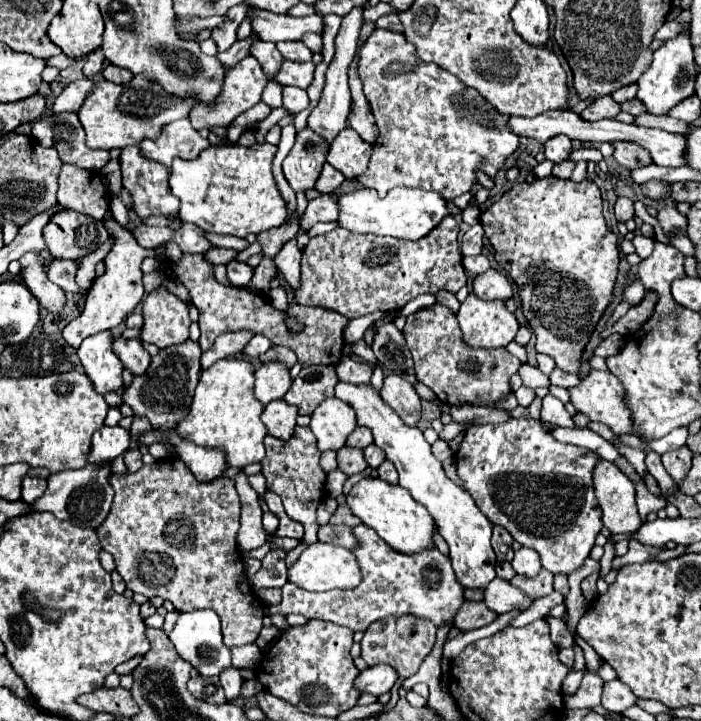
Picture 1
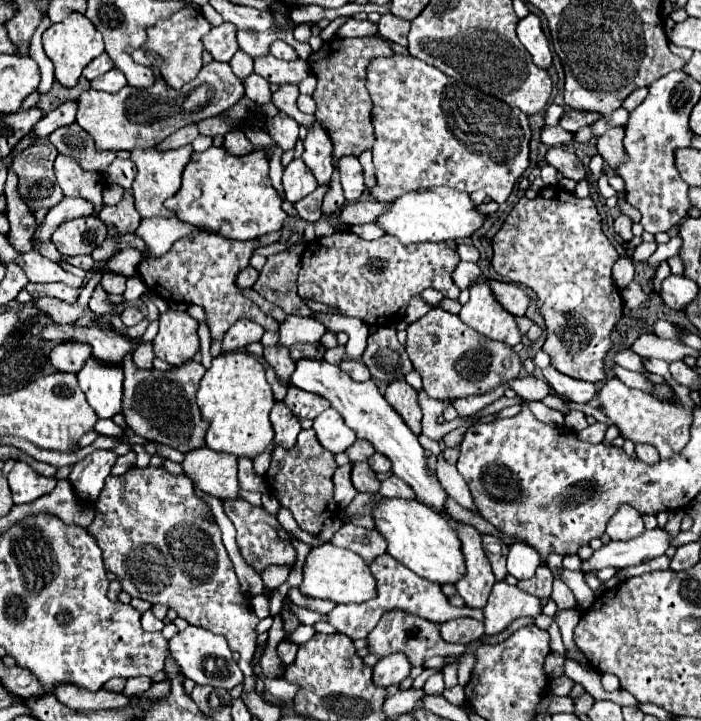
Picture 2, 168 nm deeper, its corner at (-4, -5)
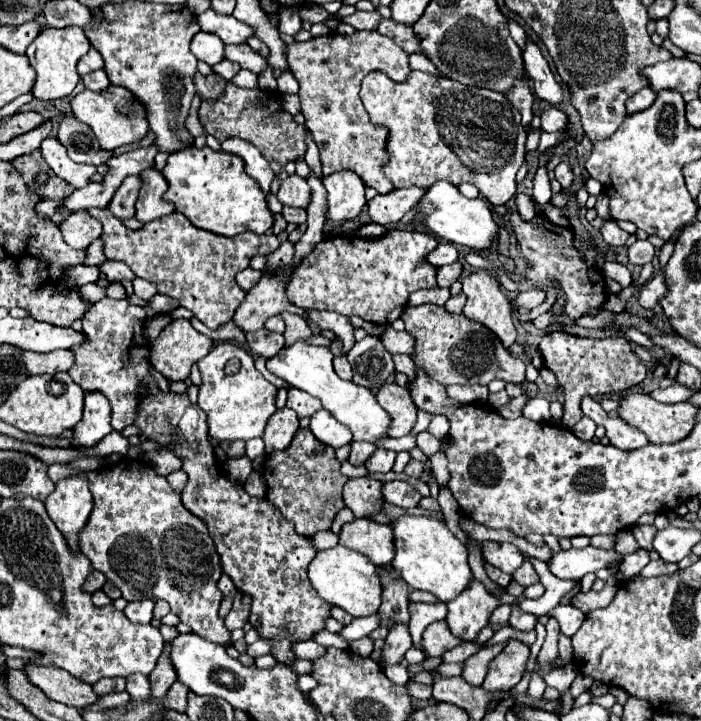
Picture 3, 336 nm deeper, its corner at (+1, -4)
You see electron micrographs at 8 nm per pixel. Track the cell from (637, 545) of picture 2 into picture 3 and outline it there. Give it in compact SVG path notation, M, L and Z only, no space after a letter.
M570 548L554 554L548 560L548 570L560 580L580 580L588 572L596 572L614 562L620 554L616 550L600 550L600 548Z

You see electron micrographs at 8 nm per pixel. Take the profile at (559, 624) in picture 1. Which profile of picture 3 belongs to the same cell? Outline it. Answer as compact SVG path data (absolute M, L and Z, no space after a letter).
M388 568L386 572L382 572L380 576L382 580L382 606L378 610L380 618L382 618L382 626L390 628L396 622L408 622L410 614L408 614L408 594L410 588L408 584L404 584L404 580L400 580L400 574L394 568Z

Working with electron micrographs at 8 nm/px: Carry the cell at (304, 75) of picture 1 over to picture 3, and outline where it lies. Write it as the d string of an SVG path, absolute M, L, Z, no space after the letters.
M234 44L224 48L224 58L230 62L240 64L246 70L252 70L254 74L260 74L266 68L266 60L256 54L248 44Z

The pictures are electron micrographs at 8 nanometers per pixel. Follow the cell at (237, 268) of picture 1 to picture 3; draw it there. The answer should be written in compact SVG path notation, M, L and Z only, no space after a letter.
M246 268L246 270L242 270L242 272L236 274L236 282L238 282L238 286L240 286L242 290L248 292L248 290L260 280L260 276L262 276L262 272L252 270L252 268Z

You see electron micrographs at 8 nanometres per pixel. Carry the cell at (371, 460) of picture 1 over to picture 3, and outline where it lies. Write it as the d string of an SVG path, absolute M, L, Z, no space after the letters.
M376 450L368 460L366 460L366 468L370 474L378 474L378 472L390 472L396 460L396 452L392 450Z

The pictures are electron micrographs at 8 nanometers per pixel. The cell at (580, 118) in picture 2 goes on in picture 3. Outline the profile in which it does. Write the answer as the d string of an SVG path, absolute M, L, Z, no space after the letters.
M546 108L546 110L542 110L540 112L540 120L542 120L540 128L544 132L560 132L568 124L568 116L564 112L560 112L558 108Z

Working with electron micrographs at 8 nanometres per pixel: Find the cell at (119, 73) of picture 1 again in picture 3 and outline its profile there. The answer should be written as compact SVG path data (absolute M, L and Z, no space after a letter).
M96 70L96 72L90 72L88 76L82 76L82 82L88 90L94 90L94 92L104 92L110 86L104 70Z

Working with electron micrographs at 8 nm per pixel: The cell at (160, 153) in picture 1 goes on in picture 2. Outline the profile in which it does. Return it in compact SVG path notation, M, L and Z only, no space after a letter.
M183 145L181 149L169 149L169 151L159 151L159 149L133 149L131 151L131 161L137 165L139 173L133 181L133 197L135 197L135 209L143 219L149 217L171 217L173 213L165 207L165 199L175 195L181 187L181 173L185 165L193 157L193 147Z

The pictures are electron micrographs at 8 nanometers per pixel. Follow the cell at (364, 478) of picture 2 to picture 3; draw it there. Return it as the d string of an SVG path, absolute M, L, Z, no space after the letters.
M352 478L344 486L344 504L356 518L368 518L380 504L384 504L382 482L374 478Z

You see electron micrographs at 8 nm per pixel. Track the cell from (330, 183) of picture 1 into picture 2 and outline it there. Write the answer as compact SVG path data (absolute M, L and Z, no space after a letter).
M319 185L313 193L303 197L301 201L297 201L295 207L297 207L299 217L303 217L307 221L317 221L321 217L321 201L327 191L329 191L329 185Z

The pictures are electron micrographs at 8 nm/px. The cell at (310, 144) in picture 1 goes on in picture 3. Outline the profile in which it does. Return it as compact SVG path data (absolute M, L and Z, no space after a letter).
M288 176L278 190L278 200L284 206L292 206L292 208L308 208L310 204L310 188L308 182L300 176Z

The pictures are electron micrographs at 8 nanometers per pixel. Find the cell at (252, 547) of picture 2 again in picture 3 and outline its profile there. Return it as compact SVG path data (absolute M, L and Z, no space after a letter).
M160 392L160 396L146 396L140 402L138 418L134 424L140 428L144 438L150 438L158 444L164 444L166 448L172 448L172 452L184 462L182 470L188 474L188 482L182 490L184 508L190 510L194 516L198 516L208 526L208 534L212 536L212 540L216 544L216 552L220 556L222 572L232 578L234 586L240 592L244 592L252 598L250 618L248 618L252 628L256 628L260 638L274 640L270 654L280 664L292 666L296 660L296 654L292 652L292 644L302 642L302 640L312 640L316 632L324 630L324 620L330 618L332 606L328 602L320 600L320 596L316 594L316 590L312 588L312 584L308 580L308 564L312 562L312 556L316 556L318 550L312 546L310 538L296 534L292 524L288 524L288 520L284 520L284 516L280 516L280 510L272 508L272 504L268 504L266 498L254 498L242 486L236 486L230 482L226 470L222 470L218 466L218 460L214 456L214 448L206 438L208 430L204 426L204 420L202 420L202 432L190 432L190 434L178 432L178 424L188 408L192 408L192 402L188 400L186 394Z

